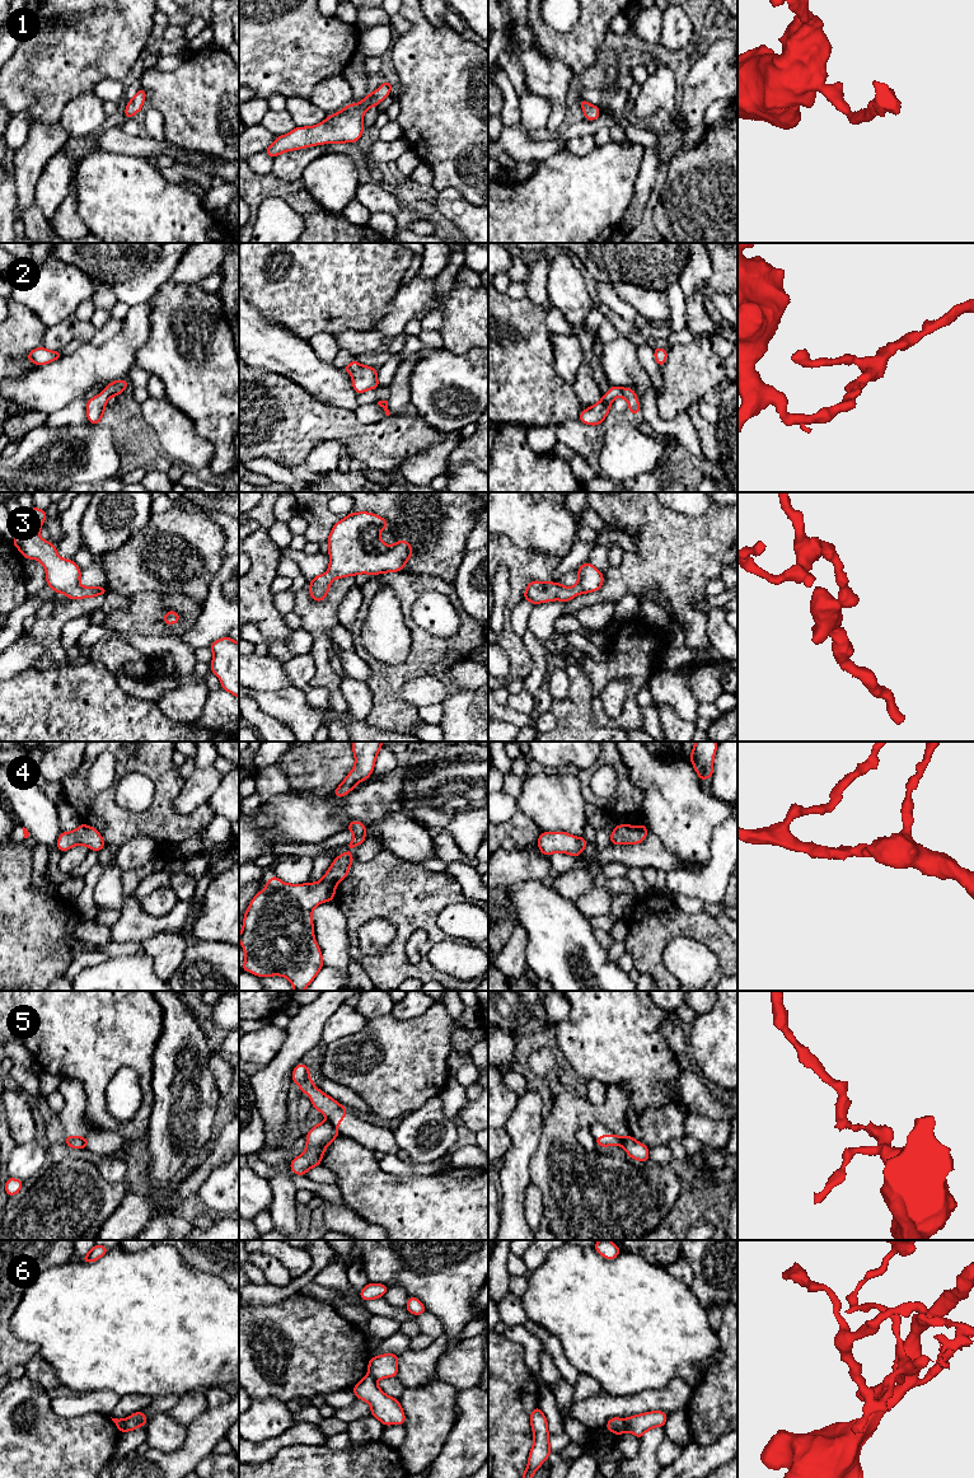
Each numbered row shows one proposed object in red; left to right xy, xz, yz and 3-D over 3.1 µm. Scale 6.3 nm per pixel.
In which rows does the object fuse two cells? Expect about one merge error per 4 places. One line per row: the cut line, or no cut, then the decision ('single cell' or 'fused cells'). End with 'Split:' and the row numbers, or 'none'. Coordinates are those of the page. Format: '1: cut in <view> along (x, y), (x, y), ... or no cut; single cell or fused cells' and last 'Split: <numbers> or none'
1: no cut; single cell
2: no cut; single cell
3: no cut; single cell
4: no cut; single cell
5: cut in xz along (328, 1119), (336, 1128); fused cells
6: cut in xy along (125, 1420), (121, 1431); fused cells
Split: 5, 6

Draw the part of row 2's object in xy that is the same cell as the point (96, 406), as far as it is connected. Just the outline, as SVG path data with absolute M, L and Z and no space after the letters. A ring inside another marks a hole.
M114 380L106 385L102 393L98 396L86 399L86 418L90 424L99 425L100 420L104 415L104 408L107 404L107 401L111 397L116 397L121 394L127 387L130 385L130 382L126 380Z

